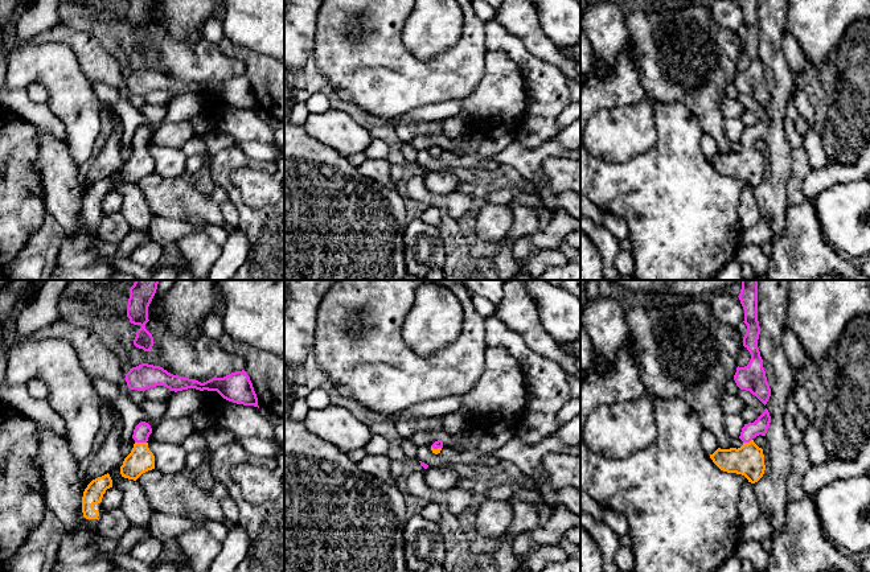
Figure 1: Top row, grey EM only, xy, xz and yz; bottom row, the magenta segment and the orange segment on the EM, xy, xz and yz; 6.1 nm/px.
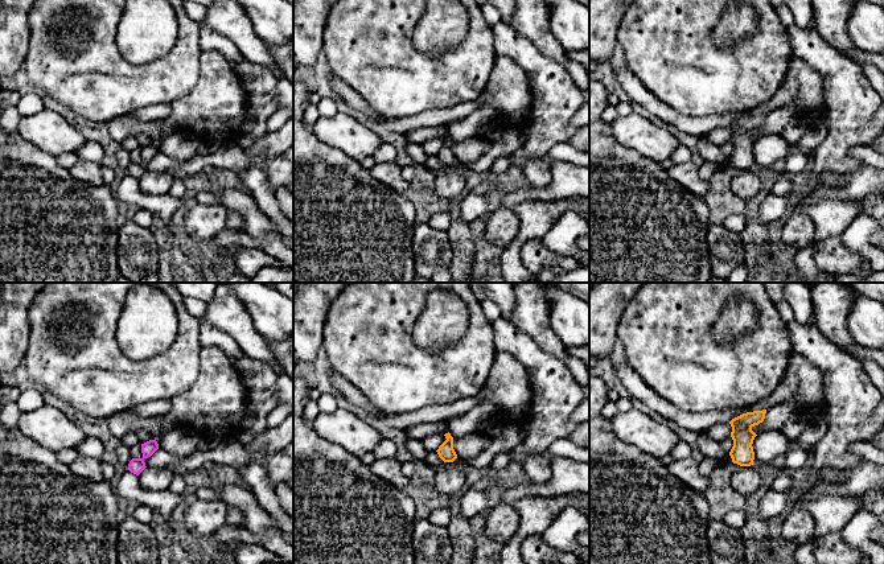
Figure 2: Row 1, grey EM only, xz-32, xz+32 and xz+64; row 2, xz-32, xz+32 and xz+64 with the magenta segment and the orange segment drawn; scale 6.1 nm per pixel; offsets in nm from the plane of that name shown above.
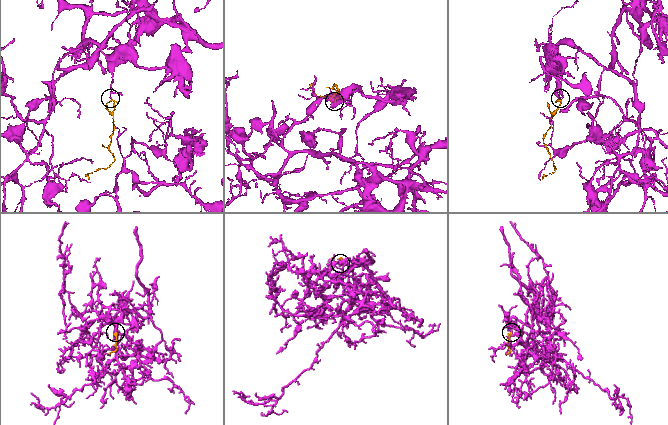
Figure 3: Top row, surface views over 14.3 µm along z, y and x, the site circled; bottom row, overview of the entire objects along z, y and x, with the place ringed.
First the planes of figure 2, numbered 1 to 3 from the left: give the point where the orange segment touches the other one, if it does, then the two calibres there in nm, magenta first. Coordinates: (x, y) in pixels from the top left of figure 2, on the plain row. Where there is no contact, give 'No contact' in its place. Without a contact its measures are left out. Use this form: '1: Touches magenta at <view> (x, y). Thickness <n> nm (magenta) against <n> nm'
1: No contact
2: No contact
3: No contact

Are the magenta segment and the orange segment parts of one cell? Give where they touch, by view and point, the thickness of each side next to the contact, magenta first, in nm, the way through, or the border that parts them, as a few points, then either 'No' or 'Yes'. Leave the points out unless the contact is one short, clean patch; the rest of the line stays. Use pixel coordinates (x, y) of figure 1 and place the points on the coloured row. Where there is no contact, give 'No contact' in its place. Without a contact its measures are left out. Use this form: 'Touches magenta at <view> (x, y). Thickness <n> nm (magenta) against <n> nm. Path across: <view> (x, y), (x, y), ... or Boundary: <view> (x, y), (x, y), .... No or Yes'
Touches magenta at xy (140, 441). Thickness 100 nm (magenta) against 160 nm. Path across: xy (143, 429), (140, 441), (140, 460). Yes

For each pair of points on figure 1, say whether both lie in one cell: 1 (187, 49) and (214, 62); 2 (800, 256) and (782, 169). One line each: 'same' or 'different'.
1: same
2: different

